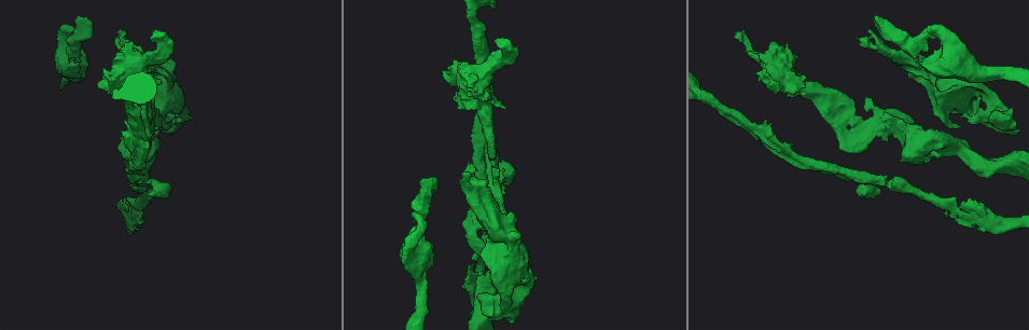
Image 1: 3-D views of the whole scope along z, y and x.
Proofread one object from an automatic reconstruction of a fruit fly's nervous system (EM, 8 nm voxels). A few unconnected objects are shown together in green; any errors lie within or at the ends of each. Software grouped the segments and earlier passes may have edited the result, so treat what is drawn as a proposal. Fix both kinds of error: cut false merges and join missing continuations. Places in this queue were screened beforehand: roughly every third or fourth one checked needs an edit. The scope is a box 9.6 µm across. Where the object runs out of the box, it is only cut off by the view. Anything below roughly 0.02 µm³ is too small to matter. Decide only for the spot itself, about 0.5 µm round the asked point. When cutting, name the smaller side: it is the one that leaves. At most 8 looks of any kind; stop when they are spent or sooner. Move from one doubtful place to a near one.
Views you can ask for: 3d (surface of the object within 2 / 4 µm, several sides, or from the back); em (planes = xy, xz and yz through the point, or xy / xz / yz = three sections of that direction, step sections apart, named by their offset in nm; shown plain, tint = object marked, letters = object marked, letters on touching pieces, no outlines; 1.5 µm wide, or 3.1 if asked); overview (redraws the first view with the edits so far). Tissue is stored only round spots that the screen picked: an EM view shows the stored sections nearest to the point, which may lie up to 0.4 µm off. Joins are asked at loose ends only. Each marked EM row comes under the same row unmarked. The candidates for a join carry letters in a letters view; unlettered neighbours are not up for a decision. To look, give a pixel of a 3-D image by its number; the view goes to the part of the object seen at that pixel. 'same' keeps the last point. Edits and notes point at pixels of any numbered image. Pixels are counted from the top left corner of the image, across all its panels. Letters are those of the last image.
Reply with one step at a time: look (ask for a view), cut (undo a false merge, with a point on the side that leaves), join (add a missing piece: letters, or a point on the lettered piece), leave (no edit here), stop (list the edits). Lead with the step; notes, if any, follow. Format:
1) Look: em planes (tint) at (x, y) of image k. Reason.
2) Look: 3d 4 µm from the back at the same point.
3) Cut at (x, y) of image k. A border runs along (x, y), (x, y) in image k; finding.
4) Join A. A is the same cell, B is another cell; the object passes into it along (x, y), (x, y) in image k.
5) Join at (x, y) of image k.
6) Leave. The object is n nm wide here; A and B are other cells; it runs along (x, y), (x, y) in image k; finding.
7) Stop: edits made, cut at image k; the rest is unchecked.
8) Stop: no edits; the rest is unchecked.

Look: em yz step 4 (letters) at (513, 215) of image 1. Stops while still wide.

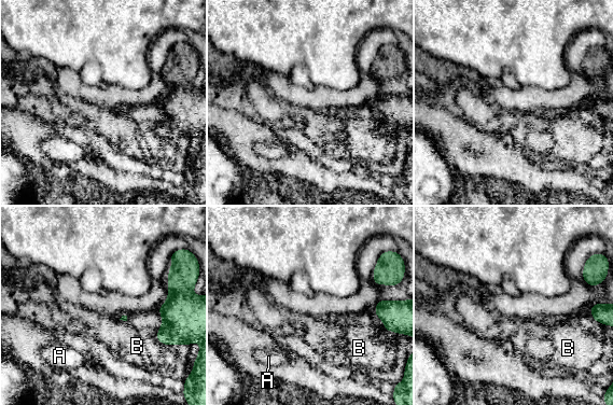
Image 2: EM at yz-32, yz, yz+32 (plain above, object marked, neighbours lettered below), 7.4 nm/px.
Look: em planes (letters) at the same point.

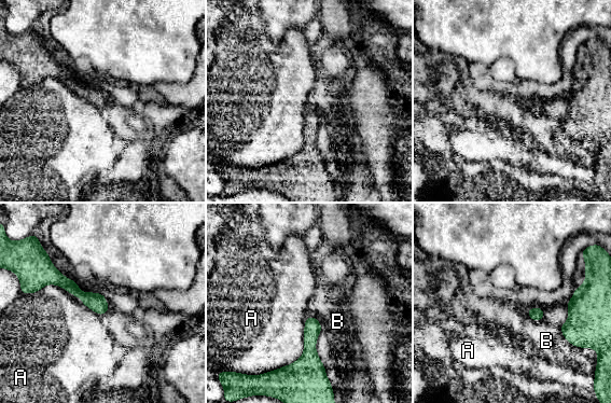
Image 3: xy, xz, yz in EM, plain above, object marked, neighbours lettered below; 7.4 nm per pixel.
Leave. The longest contact is with A, 550 nm; A and B are other cells; a border runs along (29, 293), (58, 285), (99, 316) in image 3; none of them fits.

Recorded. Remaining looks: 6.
Look: 3d 4 µm at (484, 232) of image 1. Thick end.

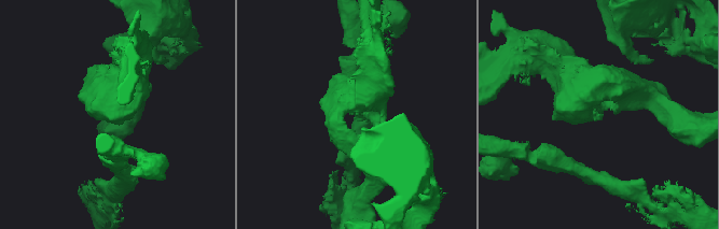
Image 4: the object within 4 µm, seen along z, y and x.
Look: em 3.1 µm xz step 8 (tint) at (365, 115) of image 4. Now the EM.

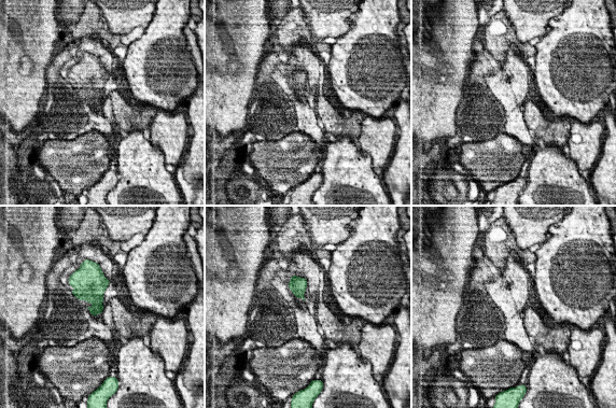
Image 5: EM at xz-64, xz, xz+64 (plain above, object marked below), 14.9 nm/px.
Look: em 3.1 µm planes (letters) at the same point. Another direction.

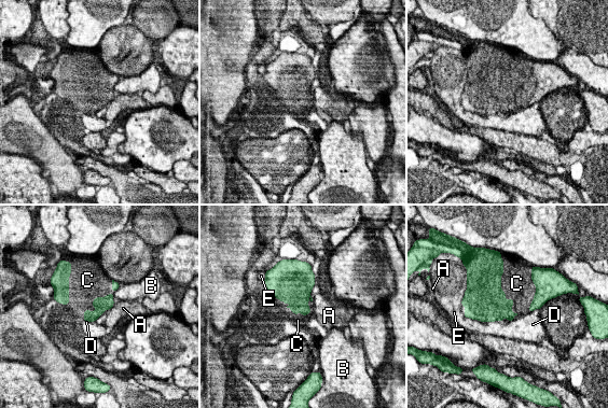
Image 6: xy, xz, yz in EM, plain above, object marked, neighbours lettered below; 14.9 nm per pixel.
Join C. C is the same cell, A, B, D and E are other cells; the object passes into it along (488, 300), (505, 296), (517, 285) in image 6; the neuron continues.

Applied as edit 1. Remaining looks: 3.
Look: em planes (letters) at (918, 62) of image 1. An open end.

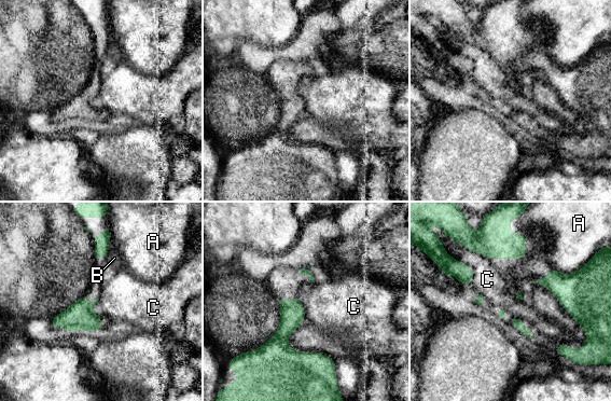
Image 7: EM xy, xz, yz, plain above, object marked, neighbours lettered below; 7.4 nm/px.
Leave. The longest contact is with C, 360 nm; A, B and C are other cells; none of them fits.

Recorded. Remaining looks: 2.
Stop: edits made, join at image 6; the rest is unchecked.

